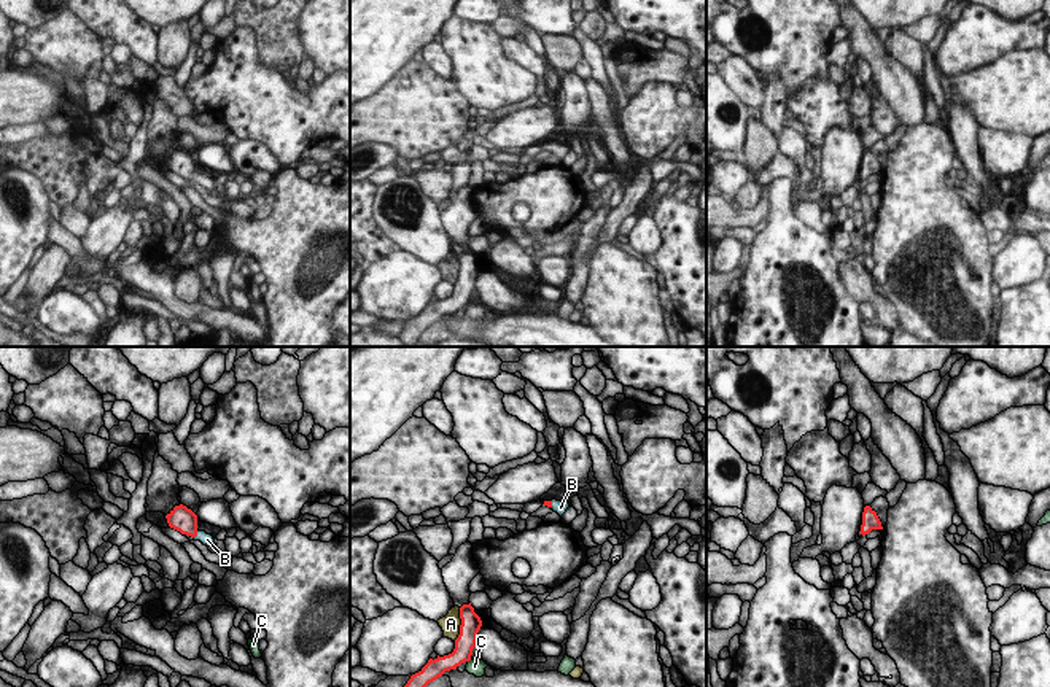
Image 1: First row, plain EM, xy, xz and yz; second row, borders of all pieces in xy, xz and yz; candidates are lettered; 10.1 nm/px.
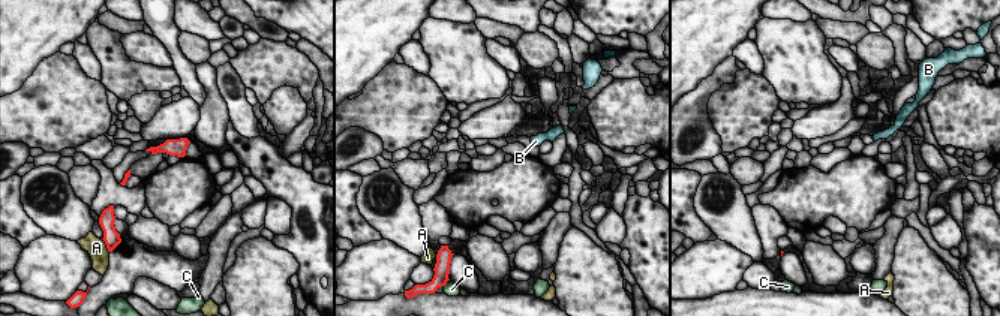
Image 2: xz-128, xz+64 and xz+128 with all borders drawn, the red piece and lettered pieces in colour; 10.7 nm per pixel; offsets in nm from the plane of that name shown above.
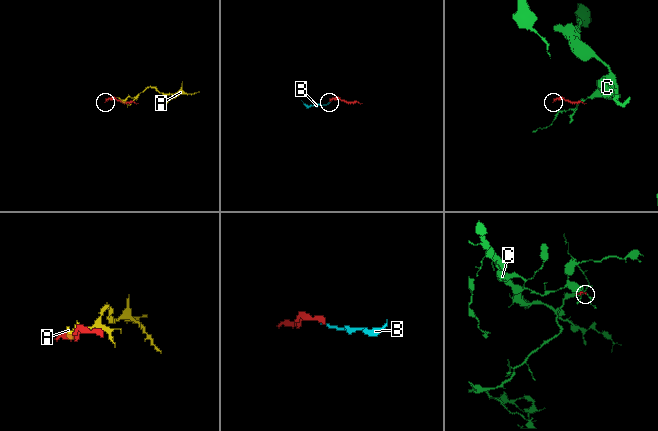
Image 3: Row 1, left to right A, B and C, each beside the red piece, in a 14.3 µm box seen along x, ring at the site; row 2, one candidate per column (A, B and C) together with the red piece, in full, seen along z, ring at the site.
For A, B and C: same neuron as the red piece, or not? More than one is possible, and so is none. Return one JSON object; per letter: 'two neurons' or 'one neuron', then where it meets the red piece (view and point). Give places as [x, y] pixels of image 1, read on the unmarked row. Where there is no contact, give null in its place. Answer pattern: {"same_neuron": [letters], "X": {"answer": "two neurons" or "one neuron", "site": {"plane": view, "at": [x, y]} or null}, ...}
{"same_neuron": ["B"], "A": {"answer": "two neurons", "site": {"plane": "xz", "at": [460, 269]}}, "B": {"answer": "one neuron", "site": {"plane": "xy", "at": [196, 178]}}, "C": {"answer": "two neurons", "site": null}}

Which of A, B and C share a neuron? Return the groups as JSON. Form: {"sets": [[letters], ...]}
{"sets": [["A"], ["B"], ["C"]]}

